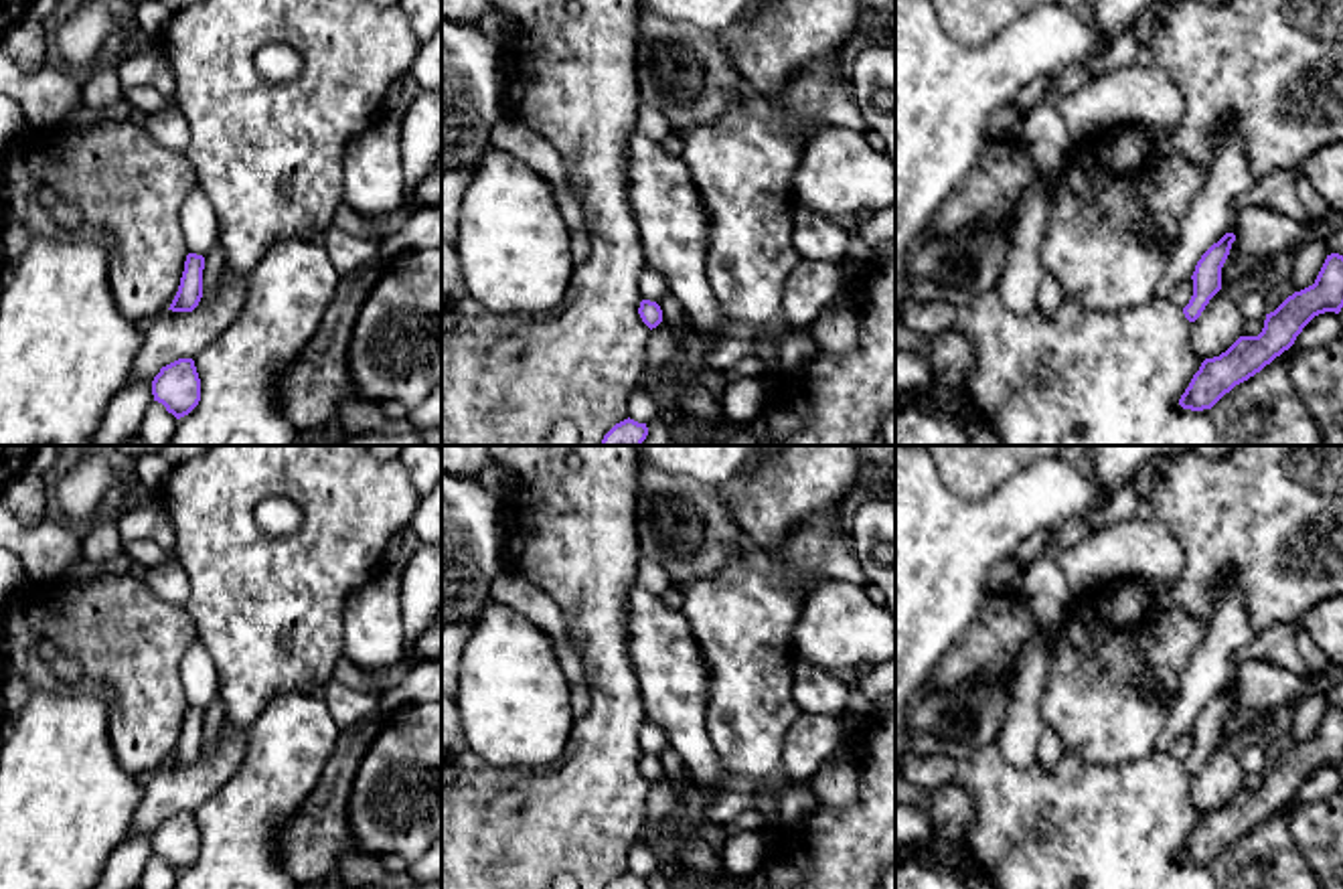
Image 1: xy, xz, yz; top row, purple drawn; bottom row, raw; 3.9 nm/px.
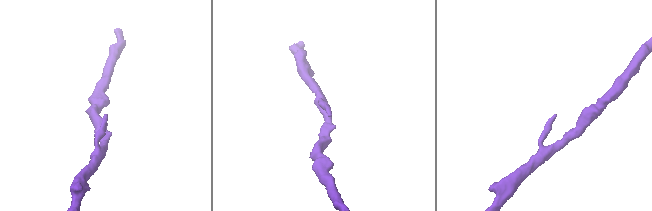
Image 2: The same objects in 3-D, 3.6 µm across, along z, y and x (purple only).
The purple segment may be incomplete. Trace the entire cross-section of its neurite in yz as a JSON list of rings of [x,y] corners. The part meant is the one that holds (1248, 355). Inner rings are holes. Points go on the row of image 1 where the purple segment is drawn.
[[[1327,255],[1313,286],[1288,296],[1266,314],[1258,336],[1240,336],[1226,352],[1205,358],[1179,399],[1183,409],[1211,409],[1236,385],[1248,381],[1288,350],[1319,314],[1343,308],[1343,255]]]

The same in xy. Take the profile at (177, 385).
[[[178,358],[160,369],[152,381],[154,401],[176,419],[188,415],[201,401],[201,379],[192,358]]]

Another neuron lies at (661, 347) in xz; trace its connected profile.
[[[662,320],[656,328],[650,330],[646,342],[646,369],[644,369],[644,383],[650,387],[658,383],[673,362],[679,350],[679,342],[675,338],[673,328]]]

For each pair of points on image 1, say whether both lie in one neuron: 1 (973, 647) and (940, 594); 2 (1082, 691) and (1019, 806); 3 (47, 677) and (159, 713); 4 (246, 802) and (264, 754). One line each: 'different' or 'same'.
1: different
2: different
3: same
4: same

